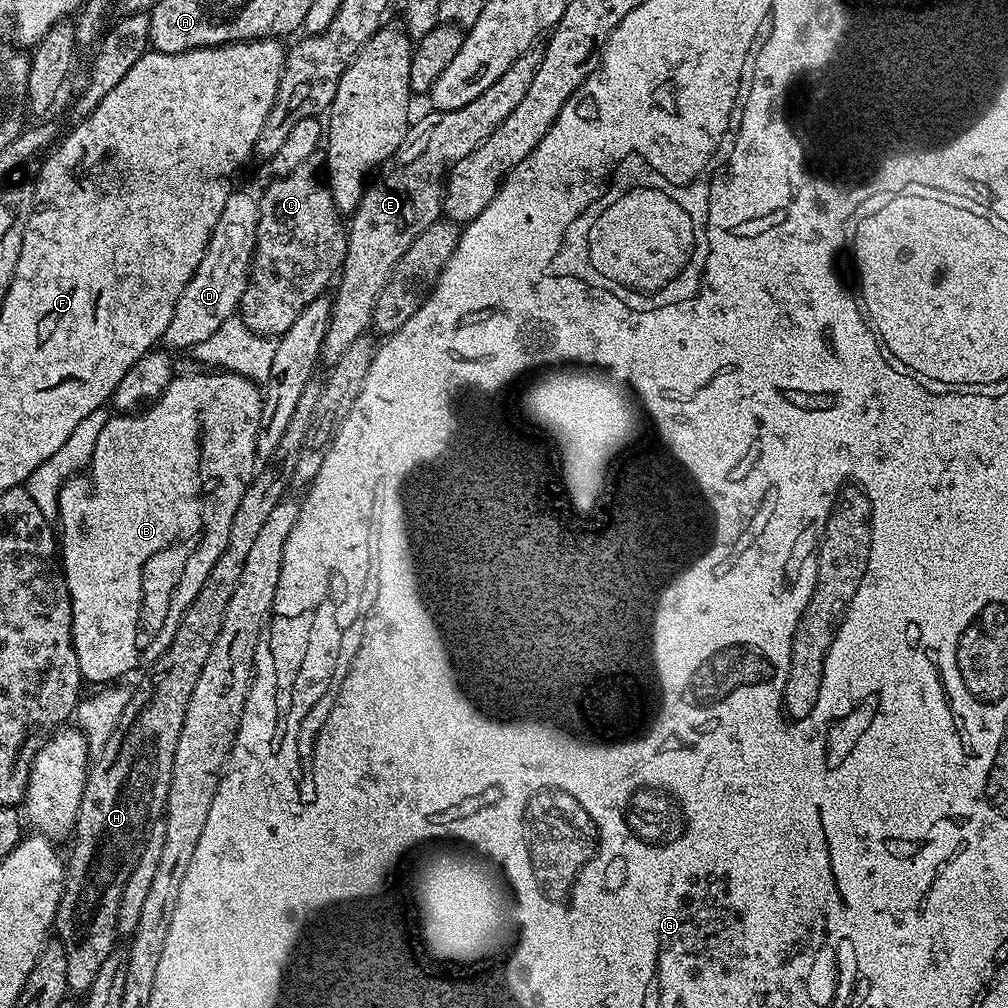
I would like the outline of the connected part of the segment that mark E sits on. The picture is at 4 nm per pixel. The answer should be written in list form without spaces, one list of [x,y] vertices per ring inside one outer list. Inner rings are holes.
[[[542,51],[523,52],[512,63],[510,70],[486,90],[474,102],[462,106],[462,110],[437,112],[428,110],[420,121],[409,127],[402,146],[381,164],[374,179],[365,187],[364,197],[355,212],[351,213],[352,225],[346,228],[348,249],[344,266],[338,273],[336,292],[332,296],[332,317],[326,330],[322,360],[331,366],[338,362],[343,351],[359,336],[365,335],[372,328],[372,315],[378,302],[378,294],[386,286],[398,258],[410,250],[410,242],[418,238],[434,221],[442,216],[442,181],[452,165],[457,164],[470,150],[474,150],[526,98],[534,74],[542,62]],[[340,284],[340,285],[339,285]]]

